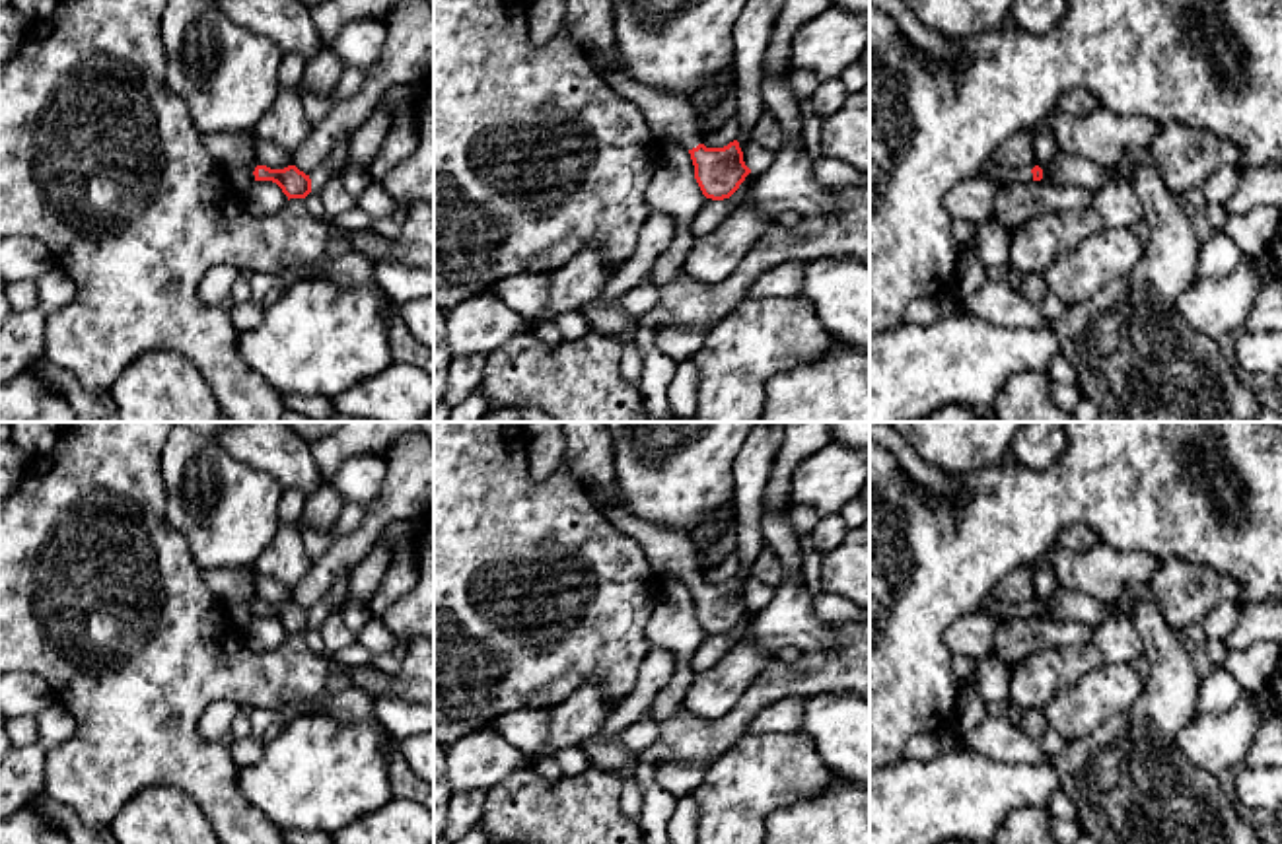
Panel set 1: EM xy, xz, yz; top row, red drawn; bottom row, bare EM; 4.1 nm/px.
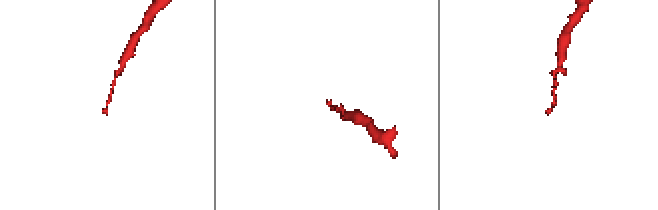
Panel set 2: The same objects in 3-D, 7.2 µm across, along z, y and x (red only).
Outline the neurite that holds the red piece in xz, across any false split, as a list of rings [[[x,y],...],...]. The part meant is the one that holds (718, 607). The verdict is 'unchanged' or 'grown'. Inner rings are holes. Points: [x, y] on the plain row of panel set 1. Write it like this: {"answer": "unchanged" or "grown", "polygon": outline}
{"answer": "grown", "polygon": [[[603,504],[599,510],[607,521],[642,546],[659,578],[671,578],[689,585],[694,615],[706,634],[730,634],[751,609],[737,576],[724,583],[706,583],[700,578],[696,545],[689,535],[677,535],[640,521],[621,506]]]}

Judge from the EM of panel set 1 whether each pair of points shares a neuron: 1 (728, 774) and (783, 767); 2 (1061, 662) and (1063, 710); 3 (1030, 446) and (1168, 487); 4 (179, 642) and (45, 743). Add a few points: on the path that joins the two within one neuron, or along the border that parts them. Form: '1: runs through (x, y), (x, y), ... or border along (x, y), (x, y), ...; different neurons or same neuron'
1: runs through (742, 774), (769, 771); same neuron
2: border along (1102, 666), (1039, 708); different neurons
3: border along (1067, 442), (1045, 467), (1014, 461); different neurons
4: border along (57, 701), (71, 716), (74, 732), (45, 759); different neurons

